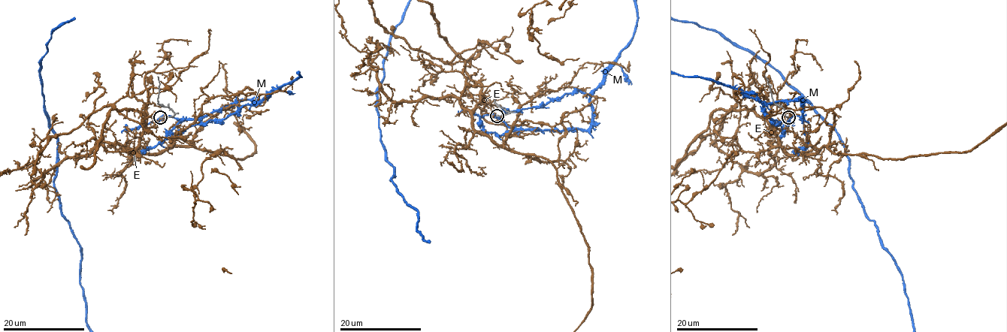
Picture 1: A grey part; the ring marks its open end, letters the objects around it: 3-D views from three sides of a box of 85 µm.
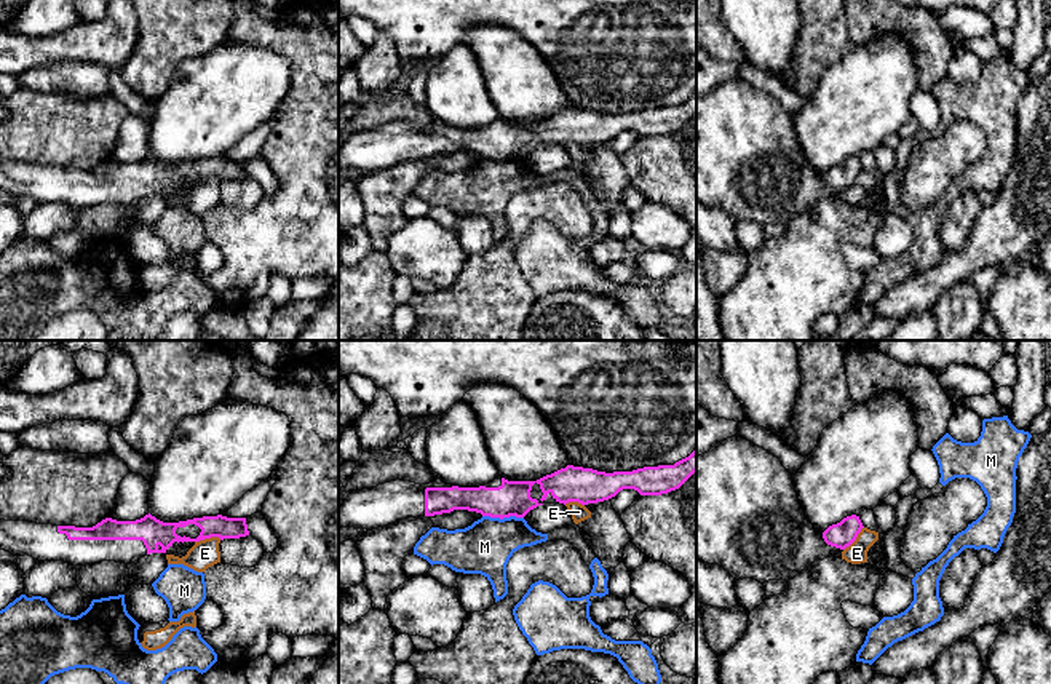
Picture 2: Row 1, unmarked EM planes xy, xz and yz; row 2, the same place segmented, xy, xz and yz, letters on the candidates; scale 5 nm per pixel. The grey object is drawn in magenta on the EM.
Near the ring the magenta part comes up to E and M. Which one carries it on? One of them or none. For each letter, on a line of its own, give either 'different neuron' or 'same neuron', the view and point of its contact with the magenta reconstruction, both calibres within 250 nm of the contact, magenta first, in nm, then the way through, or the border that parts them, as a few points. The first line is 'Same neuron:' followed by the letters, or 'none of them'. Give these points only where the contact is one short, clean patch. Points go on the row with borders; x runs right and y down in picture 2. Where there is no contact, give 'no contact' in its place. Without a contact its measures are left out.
Same neuron: none of them
E: different neuron | xy (208, 537) | 120/140 nm | along xy (221, 539), (210, 537), (195, 542)
M: different neuron | xz (503, 516) | 180/260 nm | along xz (483, 515), (523, 518)

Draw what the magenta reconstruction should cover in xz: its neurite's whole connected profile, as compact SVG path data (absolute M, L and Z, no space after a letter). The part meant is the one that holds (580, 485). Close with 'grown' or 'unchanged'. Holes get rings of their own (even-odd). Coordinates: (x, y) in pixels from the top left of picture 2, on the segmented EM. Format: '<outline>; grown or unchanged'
M695 451L674 465L633 471L597 471L567 465L537 481L508 481L502 476L479 487L458 487L434 478L430 484L390 481L377 487L347 492L339 502L339 529L379 529L406 518L468 510L490 518L524 518L543 503L581 505L615 497L623 489L641 495L661 495L679 489L696 471Z; grown

